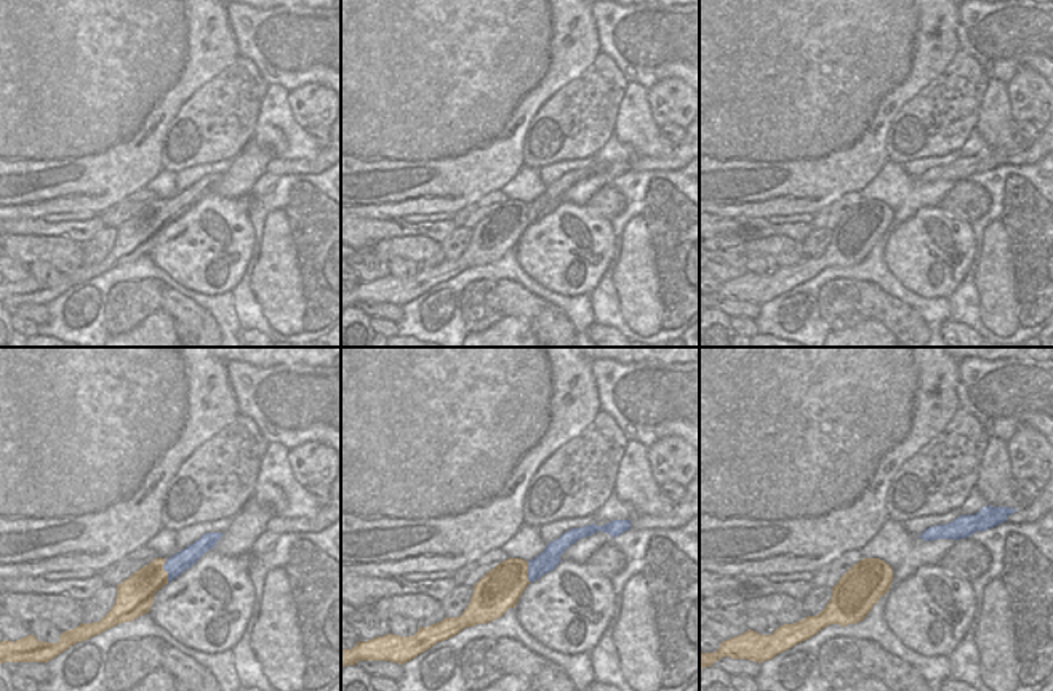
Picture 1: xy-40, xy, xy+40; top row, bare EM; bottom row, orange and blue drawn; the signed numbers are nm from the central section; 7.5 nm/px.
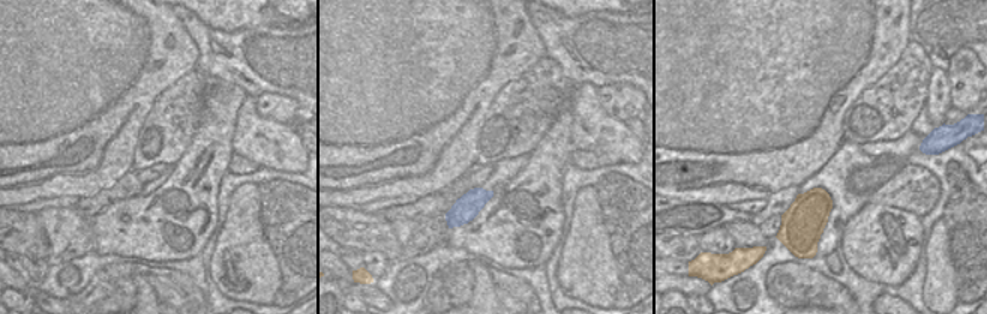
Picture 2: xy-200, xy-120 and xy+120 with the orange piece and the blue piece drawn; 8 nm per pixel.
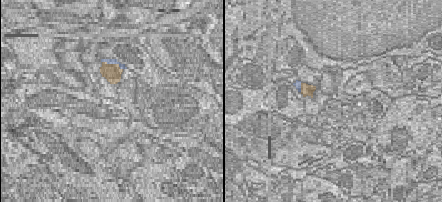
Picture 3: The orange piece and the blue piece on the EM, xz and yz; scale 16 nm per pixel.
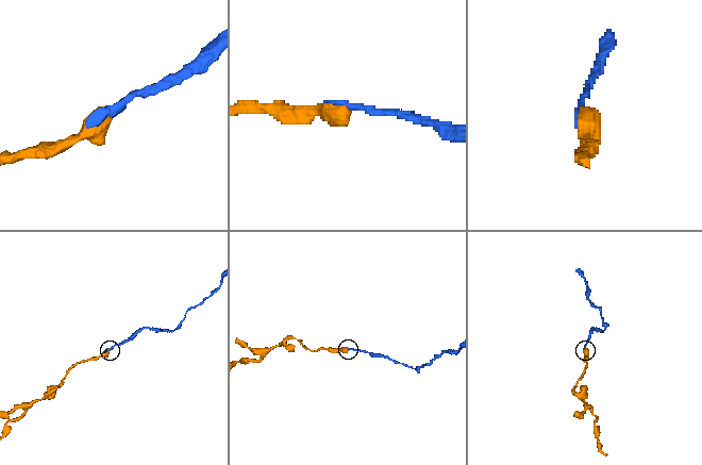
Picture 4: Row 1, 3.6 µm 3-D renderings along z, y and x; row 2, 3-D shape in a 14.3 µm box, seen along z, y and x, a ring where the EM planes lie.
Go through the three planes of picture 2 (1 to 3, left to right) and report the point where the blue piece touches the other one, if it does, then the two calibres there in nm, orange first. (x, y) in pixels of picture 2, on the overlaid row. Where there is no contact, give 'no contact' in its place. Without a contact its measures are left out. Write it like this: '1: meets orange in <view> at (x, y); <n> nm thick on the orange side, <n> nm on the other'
1: no contact
2: no contact
3: no contact

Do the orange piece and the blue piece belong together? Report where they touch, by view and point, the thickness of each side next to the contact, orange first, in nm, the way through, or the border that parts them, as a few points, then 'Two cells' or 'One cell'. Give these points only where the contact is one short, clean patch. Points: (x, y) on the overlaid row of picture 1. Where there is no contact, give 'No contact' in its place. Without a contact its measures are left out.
Touches orange at xy-40 (164, 570). Thickness 260 nm (orange) against 150 nm. Path across: xy-40 (138, 591), (164, 570), (180, 562). One cell

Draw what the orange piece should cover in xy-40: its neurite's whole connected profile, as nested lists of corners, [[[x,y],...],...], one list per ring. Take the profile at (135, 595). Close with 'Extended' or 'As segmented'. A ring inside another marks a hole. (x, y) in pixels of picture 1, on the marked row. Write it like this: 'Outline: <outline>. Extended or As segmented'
Outline: [[[206,533],[170,558],[154,558],[149,565],[142,566],[117,585],[115,603],[99,622],[83,622],[72,630],[66,630],[59,635],[58,643],[38,641],[34,635],[27,635],[16,641],[0,641],[0,664],[46,664],[72,645],[149,613],[155,592],[190,568],[205,552],[216,545],[221,536],[222,533]]]. Extended

